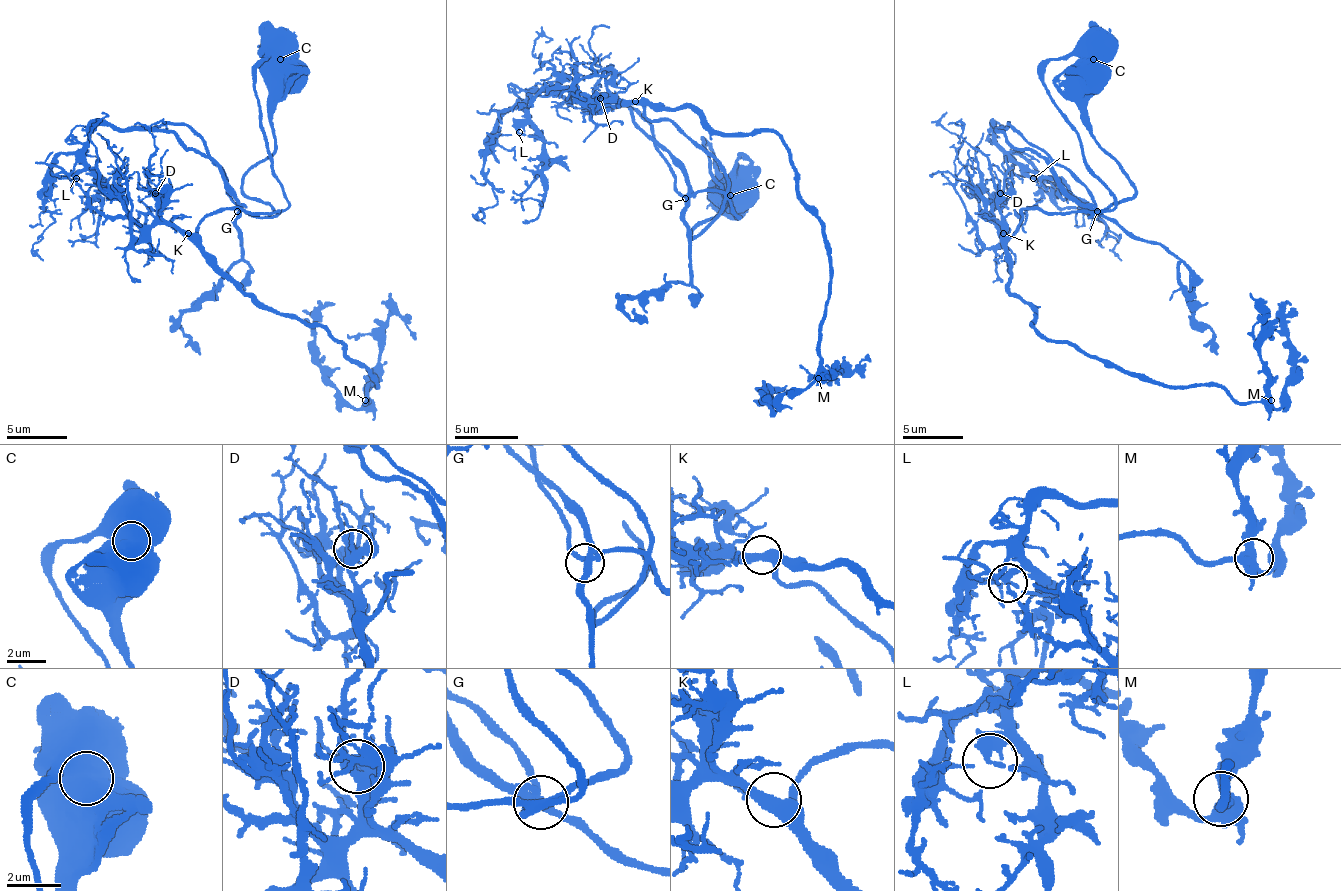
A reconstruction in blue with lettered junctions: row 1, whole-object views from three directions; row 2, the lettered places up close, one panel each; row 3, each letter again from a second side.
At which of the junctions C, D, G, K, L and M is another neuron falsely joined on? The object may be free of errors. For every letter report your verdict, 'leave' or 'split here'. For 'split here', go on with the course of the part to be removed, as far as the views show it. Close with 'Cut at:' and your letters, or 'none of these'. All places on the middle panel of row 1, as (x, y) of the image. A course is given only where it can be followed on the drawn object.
C: split here | (730, 195), (704, 142), (739, 217), (692, 189), (616, 98), (531, 91), (493, 132), (484, 224)
D: leave
G: leave
K: leave
L: leave
M: leave
Cut at: C

